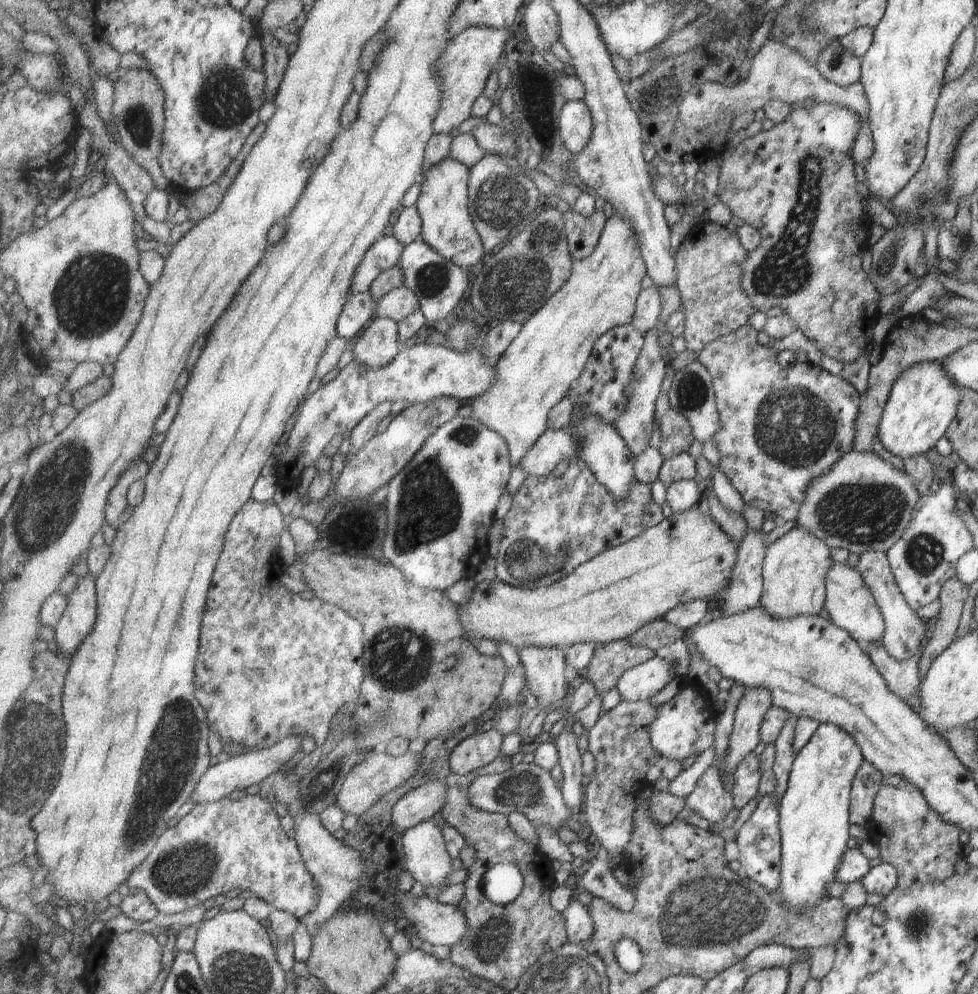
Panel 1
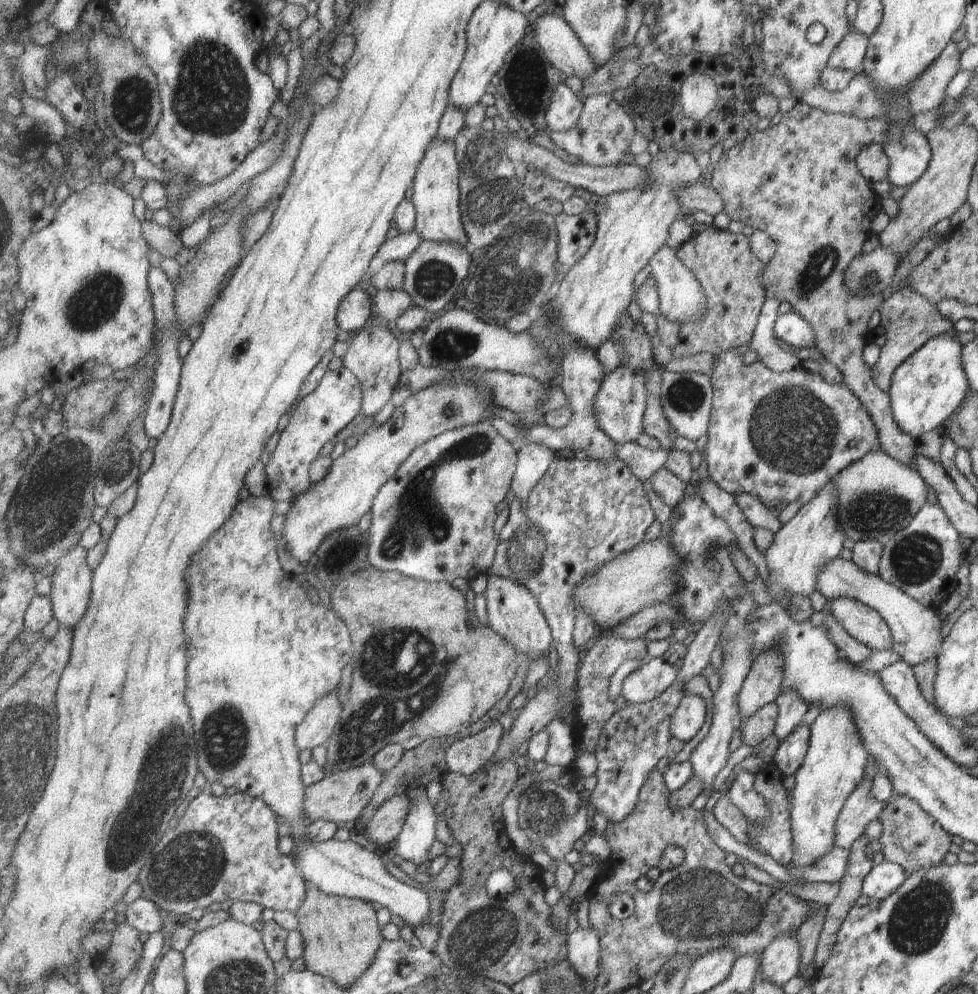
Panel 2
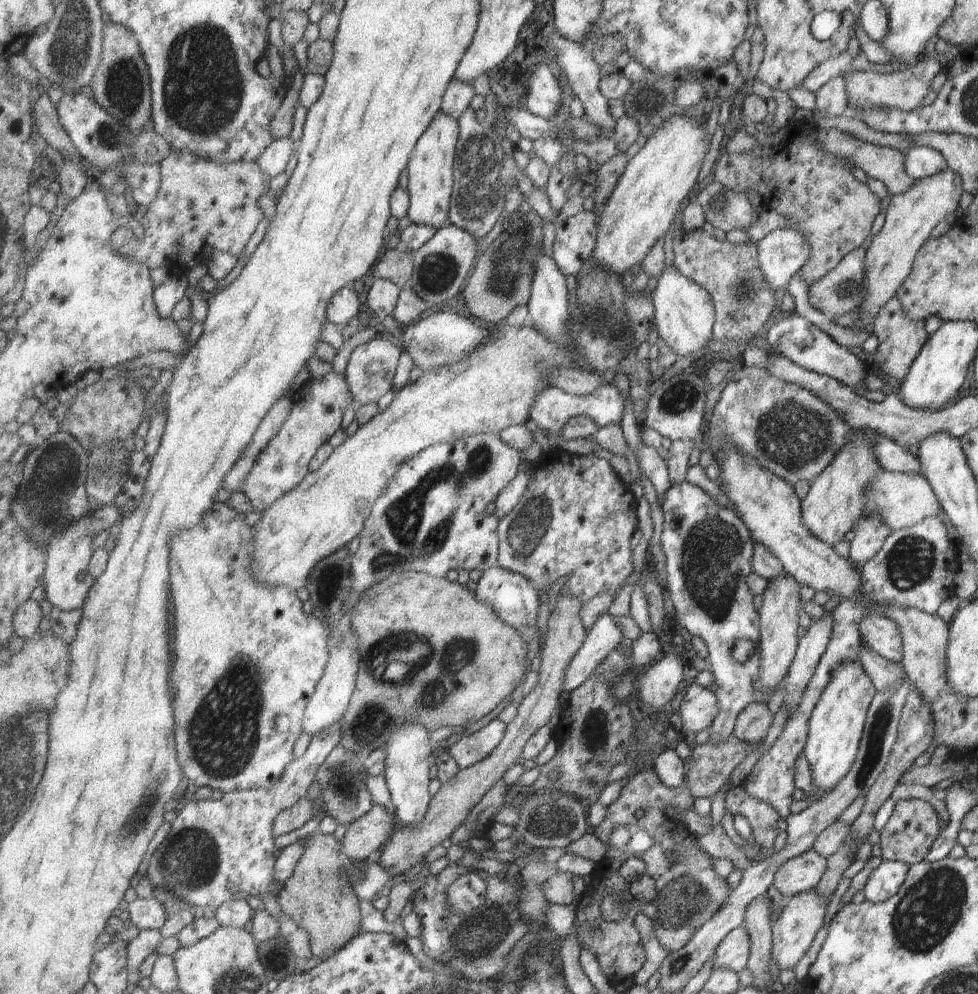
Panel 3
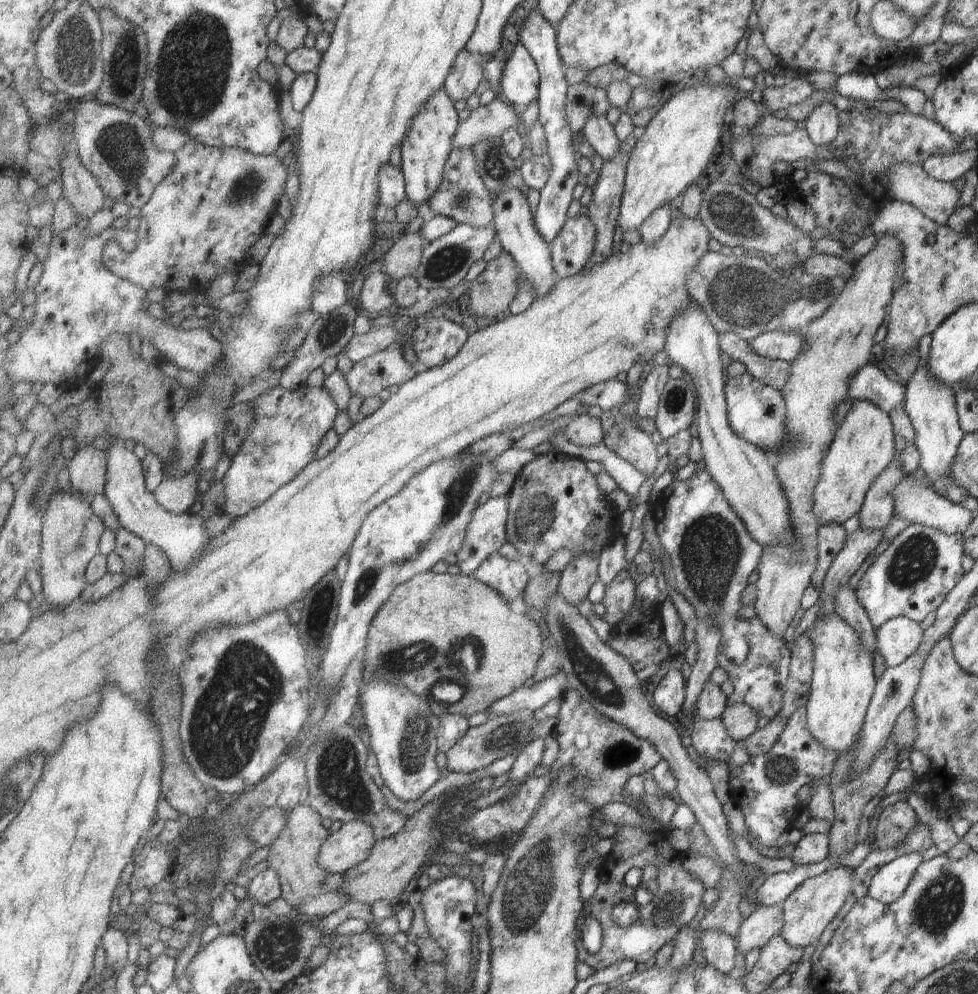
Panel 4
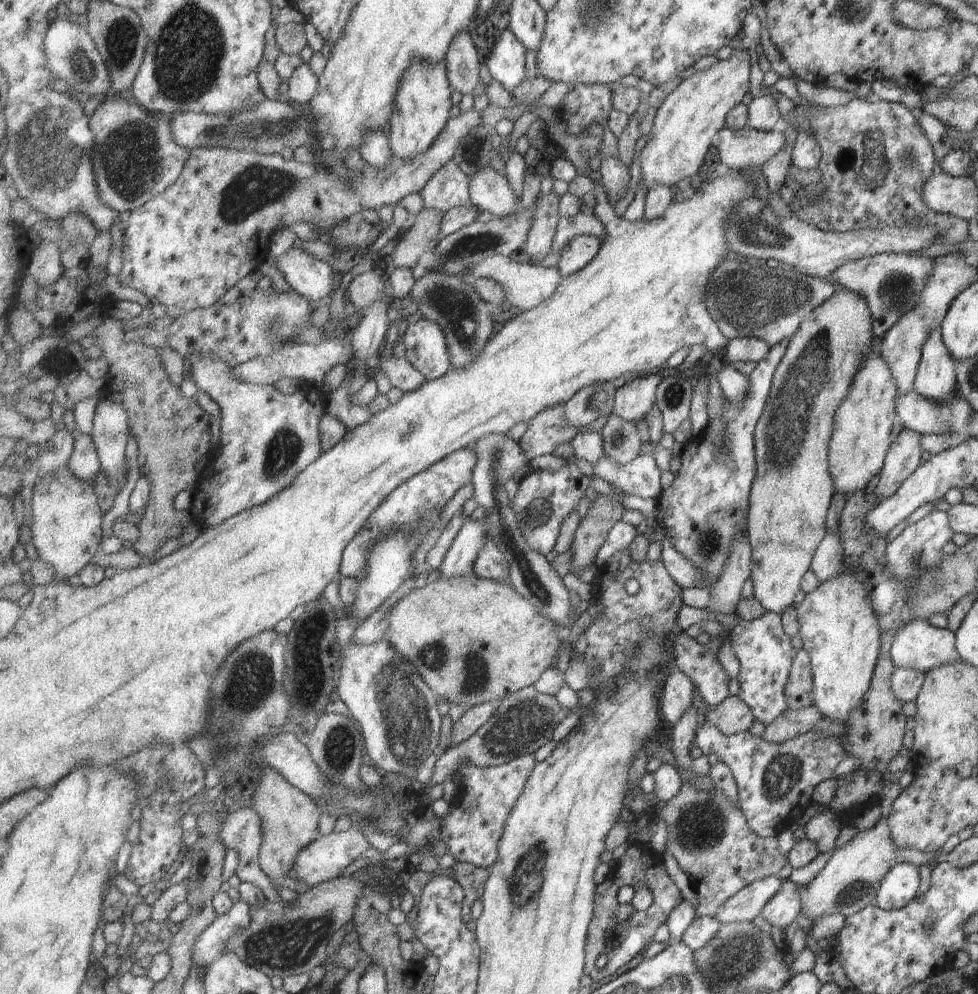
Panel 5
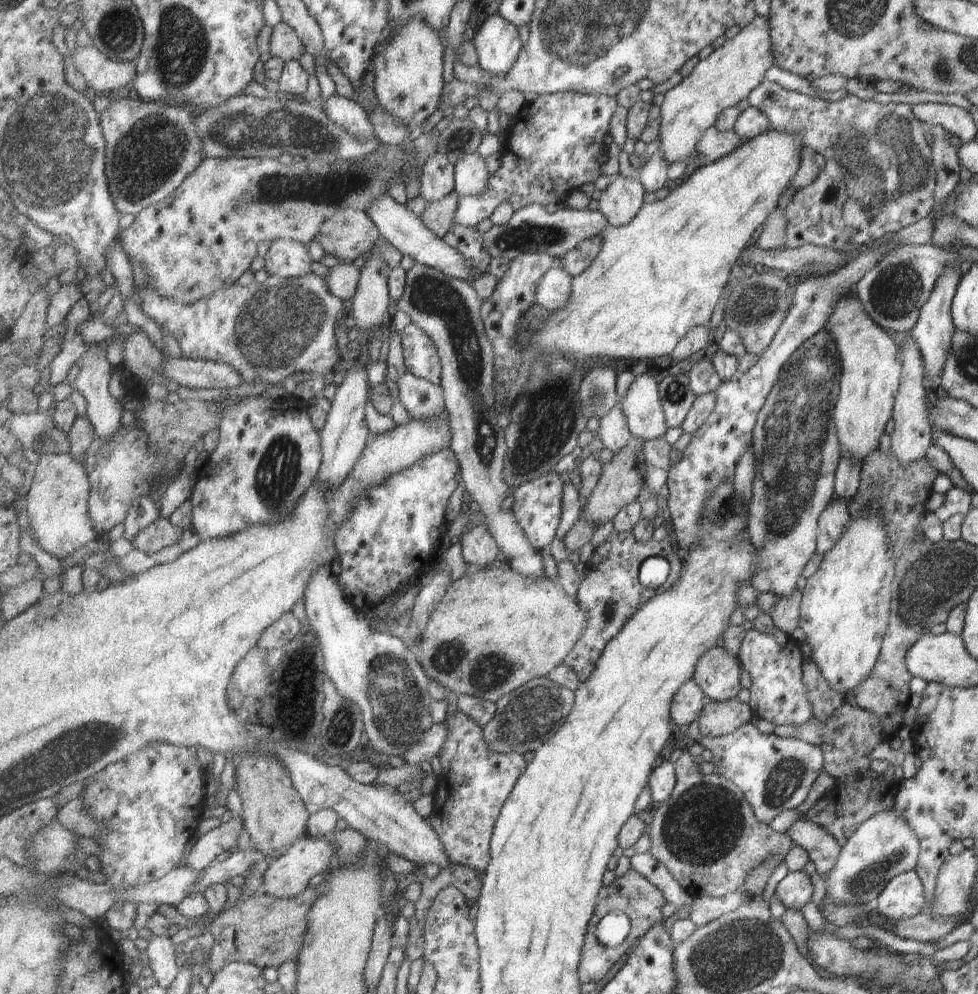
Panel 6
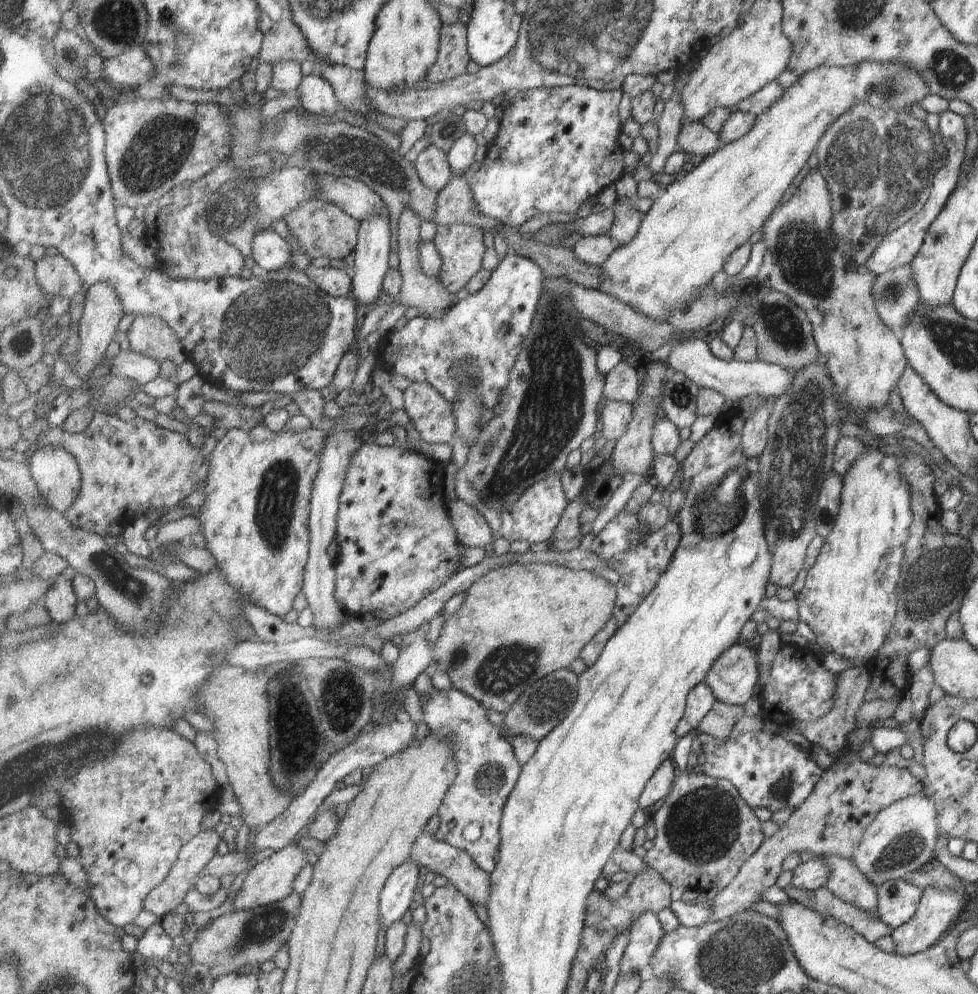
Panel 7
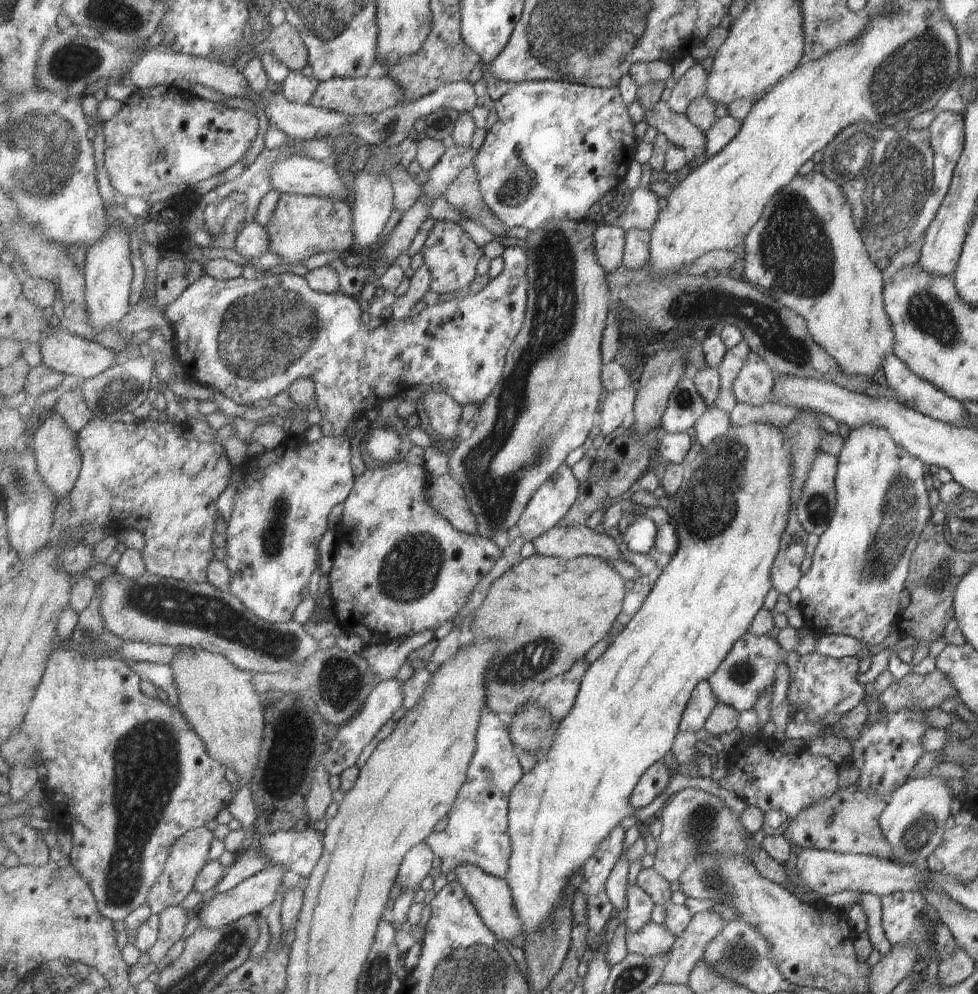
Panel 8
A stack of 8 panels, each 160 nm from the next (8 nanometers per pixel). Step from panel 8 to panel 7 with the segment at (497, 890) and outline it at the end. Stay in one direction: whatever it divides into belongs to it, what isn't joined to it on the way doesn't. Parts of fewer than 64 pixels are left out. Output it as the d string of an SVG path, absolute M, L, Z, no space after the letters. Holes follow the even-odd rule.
M425 831L415 842L411 859L421 866L426 866L435 874L445 877L449 884L455 885L474 905L487 908L492 893L491 875L485 872L464 850L441 842L435 835Z

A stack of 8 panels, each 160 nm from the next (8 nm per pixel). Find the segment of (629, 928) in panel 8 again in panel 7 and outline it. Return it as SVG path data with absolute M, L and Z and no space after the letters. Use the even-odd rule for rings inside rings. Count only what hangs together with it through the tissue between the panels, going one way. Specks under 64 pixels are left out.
M644 912L630 926L629 942L620 960L621 972L649 972L650 960L653 958L665 930L658 915Z

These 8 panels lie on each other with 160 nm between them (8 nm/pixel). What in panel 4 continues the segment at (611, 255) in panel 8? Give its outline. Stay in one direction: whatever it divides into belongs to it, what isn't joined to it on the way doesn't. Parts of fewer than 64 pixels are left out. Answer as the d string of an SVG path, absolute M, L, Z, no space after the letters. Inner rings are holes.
M589 215L568 218L552 245L553 265L560 279L580 274L590 264L598 234Z

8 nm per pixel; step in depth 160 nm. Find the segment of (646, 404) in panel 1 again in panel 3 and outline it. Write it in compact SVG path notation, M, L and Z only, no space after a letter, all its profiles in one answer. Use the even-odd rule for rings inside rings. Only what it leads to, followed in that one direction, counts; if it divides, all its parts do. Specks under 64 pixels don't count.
M606 377L601 382L599 390L593 392L593 394L589 394L589 396L576 396L565 392L561 388L549 386L547 390L539 392L539 396L535 398L535 404L531 406L530 419L547 433L548 443L558 449L557 444L561 440L564 440L563 436L561 436L561 428L567 424L567 420L579 416L589 416L589 418L597 422L599 428L605 428L605 426L611 426L613 424L621 426L620 422L623 412L625 412L625 401L619 390Z

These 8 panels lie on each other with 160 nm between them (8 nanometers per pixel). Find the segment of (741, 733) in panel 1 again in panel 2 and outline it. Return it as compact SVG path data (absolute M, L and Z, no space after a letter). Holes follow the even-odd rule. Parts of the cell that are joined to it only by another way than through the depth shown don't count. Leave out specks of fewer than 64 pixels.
M779 650L763 652L757 658L750 676L747 676L739 692L738 706L742 713L742 722L751 720L761 708L774 703L782 687L783 656Z

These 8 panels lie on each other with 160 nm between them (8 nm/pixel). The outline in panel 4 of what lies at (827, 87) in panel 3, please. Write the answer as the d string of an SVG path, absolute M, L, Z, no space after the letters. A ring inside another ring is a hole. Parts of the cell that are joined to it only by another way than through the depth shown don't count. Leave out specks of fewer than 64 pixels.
M829 99L817 104L804 122L807 137L815 146L830 144L840 127L837 120L837 109Z

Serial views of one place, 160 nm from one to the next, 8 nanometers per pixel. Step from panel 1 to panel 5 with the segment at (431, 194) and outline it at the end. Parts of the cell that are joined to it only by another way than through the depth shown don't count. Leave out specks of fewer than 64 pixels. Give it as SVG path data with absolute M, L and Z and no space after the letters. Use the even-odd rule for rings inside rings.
M419 62L411 66L411 72L403 76L403 88L399 88L399 100L395 100L394 115L390 122L390 144L394 156L403 160L411 160L415 156L423 156L434 147L435 140L446 130L451 120L451 94L453 94L447 64Z

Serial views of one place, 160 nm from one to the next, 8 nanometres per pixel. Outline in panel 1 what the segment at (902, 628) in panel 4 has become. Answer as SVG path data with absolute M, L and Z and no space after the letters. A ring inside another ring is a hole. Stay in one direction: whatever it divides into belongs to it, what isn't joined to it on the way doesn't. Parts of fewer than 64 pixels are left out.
M831 562L825 579L824 609L836 628L847 632L852 640L859 644L880 642L883 637L884 623L875 605L869 588L855 568L848 568L844 563Z

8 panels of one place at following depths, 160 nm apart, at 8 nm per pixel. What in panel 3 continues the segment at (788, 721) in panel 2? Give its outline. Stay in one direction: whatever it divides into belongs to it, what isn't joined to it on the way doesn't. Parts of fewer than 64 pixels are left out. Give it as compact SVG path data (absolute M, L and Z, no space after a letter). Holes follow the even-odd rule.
M823 611L823 616L807 627L807 632L798 646L798 654L790 671L782 681L783 706L791 714L801 702L805 688L813 676L819 658L825 652L830 638L832 624L831 611Z

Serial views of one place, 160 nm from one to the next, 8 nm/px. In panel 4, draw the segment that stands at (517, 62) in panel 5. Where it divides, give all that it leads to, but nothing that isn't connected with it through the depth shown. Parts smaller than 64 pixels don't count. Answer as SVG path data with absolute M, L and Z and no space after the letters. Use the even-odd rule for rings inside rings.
M521 43L509 64L505 66L503 82L501 82L504 96L520 110L540 99L541 77L539 66L531 52Z

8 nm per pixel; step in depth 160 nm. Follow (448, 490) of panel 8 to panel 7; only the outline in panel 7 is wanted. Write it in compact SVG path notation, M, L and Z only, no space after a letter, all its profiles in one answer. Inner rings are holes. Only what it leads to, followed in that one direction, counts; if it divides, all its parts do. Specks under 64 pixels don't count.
M448 497L447 506L450 509L452 524L456 528L458 539L467 549L478 546L485 550L487 546L493 544L493 540L496 539L495 535L477 508L467 504L461 498L453 500Z

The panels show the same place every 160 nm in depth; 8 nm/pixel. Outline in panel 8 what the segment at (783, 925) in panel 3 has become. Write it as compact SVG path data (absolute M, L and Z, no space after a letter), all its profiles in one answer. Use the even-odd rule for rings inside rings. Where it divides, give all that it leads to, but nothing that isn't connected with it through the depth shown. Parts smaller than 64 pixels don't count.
M945 778L909 779L893 791L878 819L879 832L891 848L890 862L901 865L925 862L929 854L939 846L944 834L943 824L956 805L957 799L952 796Z

